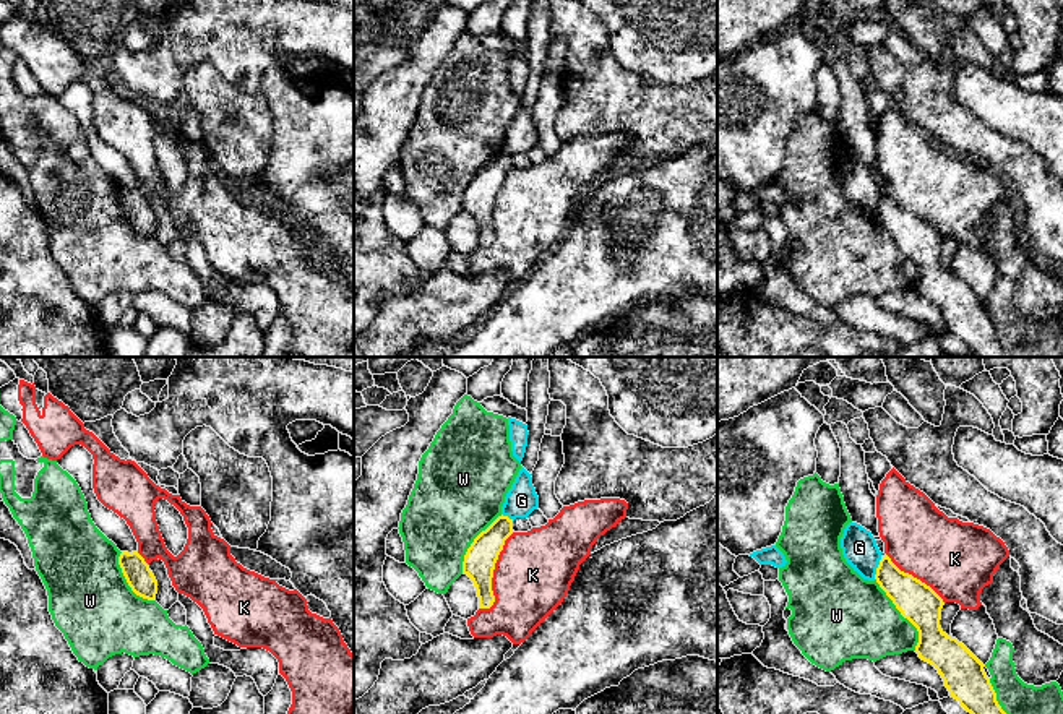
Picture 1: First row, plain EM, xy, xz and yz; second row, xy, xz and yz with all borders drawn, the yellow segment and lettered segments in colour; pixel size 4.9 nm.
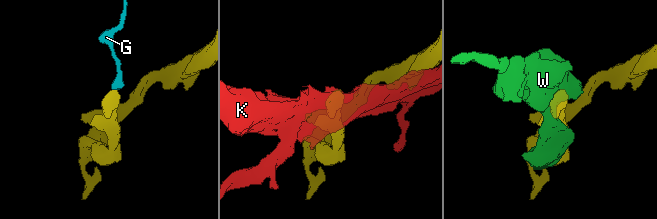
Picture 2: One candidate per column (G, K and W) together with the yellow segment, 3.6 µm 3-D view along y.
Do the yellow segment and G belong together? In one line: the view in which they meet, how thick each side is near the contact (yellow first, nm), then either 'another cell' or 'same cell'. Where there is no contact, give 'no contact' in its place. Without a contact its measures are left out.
meets yellow in yz; 200 nm thick on the yellow side, 180 nm on the other; another cell

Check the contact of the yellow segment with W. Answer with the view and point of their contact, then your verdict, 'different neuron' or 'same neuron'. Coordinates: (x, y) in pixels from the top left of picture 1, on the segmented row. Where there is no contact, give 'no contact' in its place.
contact yz (901, 614); different neuron

